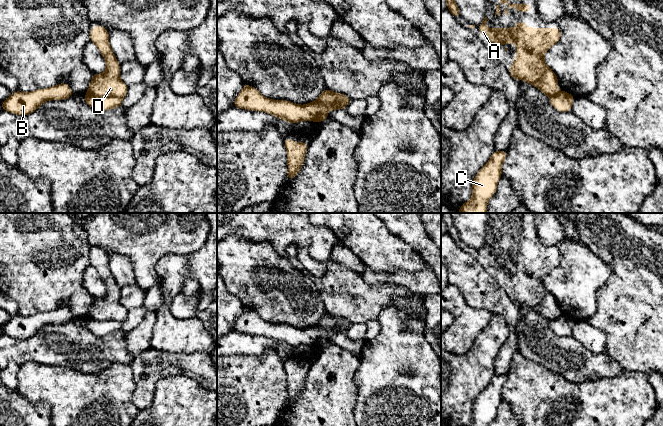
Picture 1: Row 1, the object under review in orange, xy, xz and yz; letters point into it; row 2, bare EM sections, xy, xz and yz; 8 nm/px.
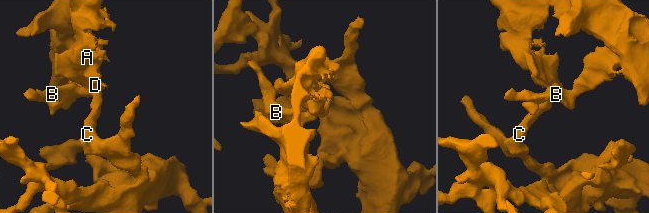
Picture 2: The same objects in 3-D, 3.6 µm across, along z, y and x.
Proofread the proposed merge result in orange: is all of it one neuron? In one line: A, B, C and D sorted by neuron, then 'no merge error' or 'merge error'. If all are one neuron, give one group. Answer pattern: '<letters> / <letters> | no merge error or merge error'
A D / B C | merge error

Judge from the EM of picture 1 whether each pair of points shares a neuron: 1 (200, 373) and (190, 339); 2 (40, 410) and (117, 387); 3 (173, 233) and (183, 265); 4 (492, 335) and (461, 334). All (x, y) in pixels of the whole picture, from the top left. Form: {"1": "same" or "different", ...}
{"1": "different", "2": "different", "3": "different", "4": "different"}

